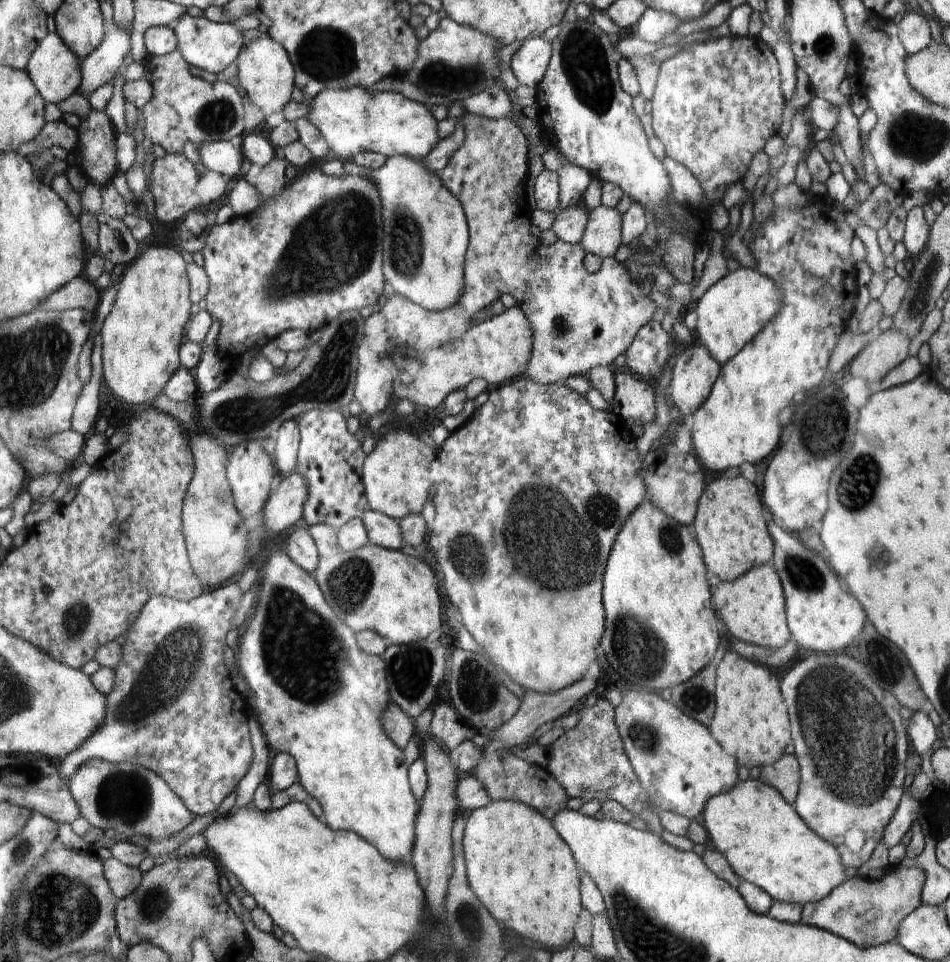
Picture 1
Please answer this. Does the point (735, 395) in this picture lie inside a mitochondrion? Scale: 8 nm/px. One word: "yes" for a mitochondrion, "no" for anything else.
no

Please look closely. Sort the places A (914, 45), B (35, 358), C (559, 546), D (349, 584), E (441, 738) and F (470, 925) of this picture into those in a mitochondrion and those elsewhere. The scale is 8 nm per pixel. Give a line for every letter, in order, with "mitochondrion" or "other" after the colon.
A: other
B: mitochondrion
C: mitochondrion
D: mitochondrion
E: other
F: mitochondrion

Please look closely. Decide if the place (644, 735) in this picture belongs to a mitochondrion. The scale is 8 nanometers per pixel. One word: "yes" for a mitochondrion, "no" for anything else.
yes

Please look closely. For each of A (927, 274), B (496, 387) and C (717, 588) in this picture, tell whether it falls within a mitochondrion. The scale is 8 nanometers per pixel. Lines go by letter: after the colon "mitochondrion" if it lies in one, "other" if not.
A: mitochondrion
B: other
C: other

